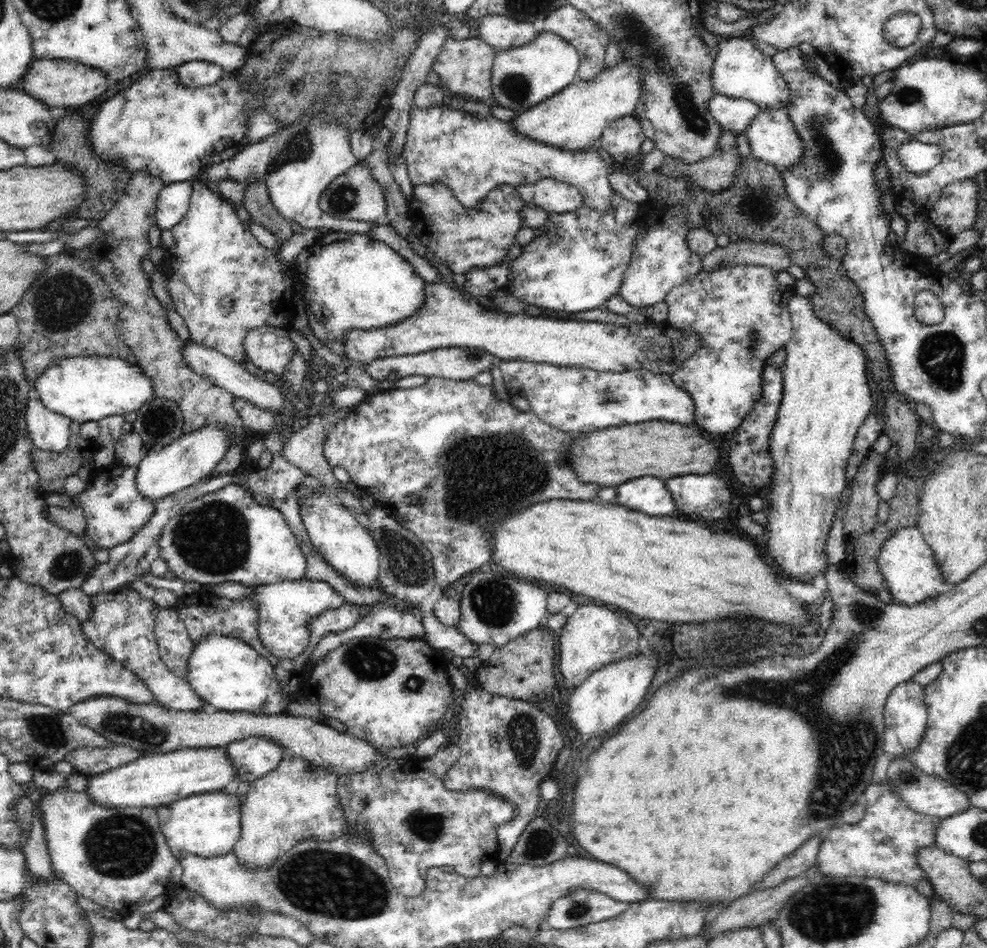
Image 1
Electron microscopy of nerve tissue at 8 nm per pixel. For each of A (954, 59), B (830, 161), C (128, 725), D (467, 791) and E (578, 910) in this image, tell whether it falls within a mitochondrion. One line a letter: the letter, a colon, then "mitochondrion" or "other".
A: other
B: mitochondrion
C: mitochondrion
D: other
E: mitochondrion

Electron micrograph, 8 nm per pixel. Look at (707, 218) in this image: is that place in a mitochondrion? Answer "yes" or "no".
yes

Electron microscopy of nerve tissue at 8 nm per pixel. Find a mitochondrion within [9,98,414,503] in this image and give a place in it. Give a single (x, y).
(62, 301)

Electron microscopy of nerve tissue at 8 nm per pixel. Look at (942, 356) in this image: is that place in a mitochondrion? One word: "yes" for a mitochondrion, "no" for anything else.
yes

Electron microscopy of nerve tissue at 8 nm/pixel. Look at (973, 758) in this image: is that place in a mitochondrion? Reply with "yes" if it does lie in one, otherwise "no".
yes

